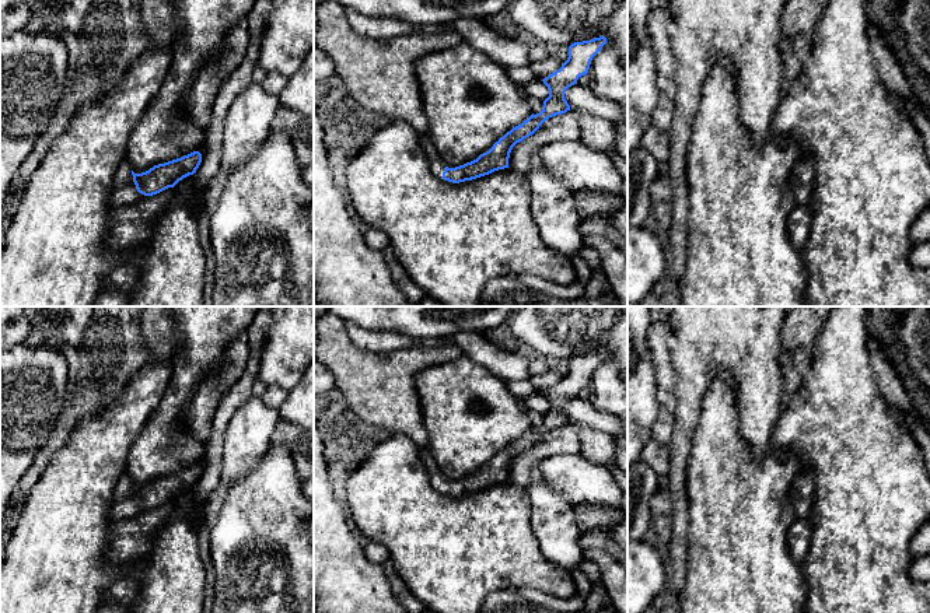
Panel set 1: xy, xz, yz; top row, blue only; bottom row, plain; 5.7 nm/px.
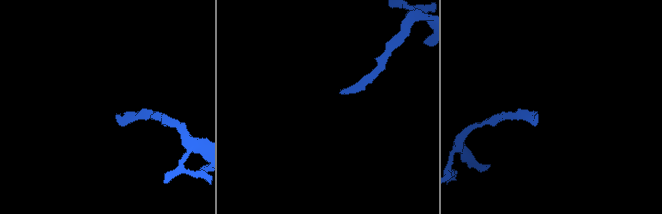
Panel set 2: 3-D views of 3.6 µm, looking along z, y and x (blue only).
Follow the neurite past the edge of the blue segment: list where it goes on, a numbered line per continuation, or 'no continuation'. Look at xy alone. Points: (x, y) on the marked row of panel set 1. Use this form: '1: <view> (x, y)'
1: xy (123, 192)

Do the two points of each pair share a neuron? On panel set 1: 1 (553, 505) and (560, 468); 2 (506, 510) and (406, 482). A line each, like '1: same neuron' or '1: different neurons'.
1: different neurons
2: same neuron

